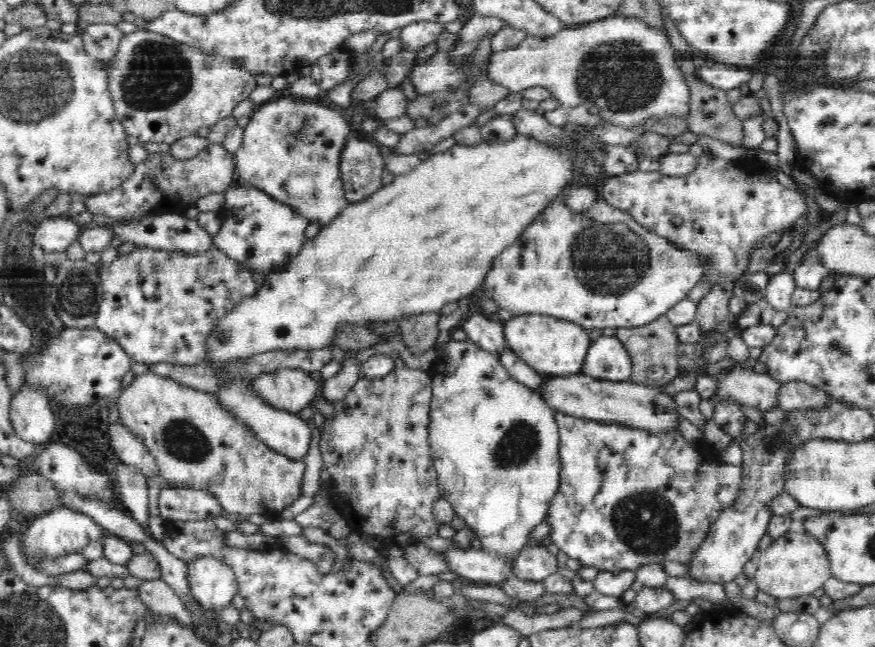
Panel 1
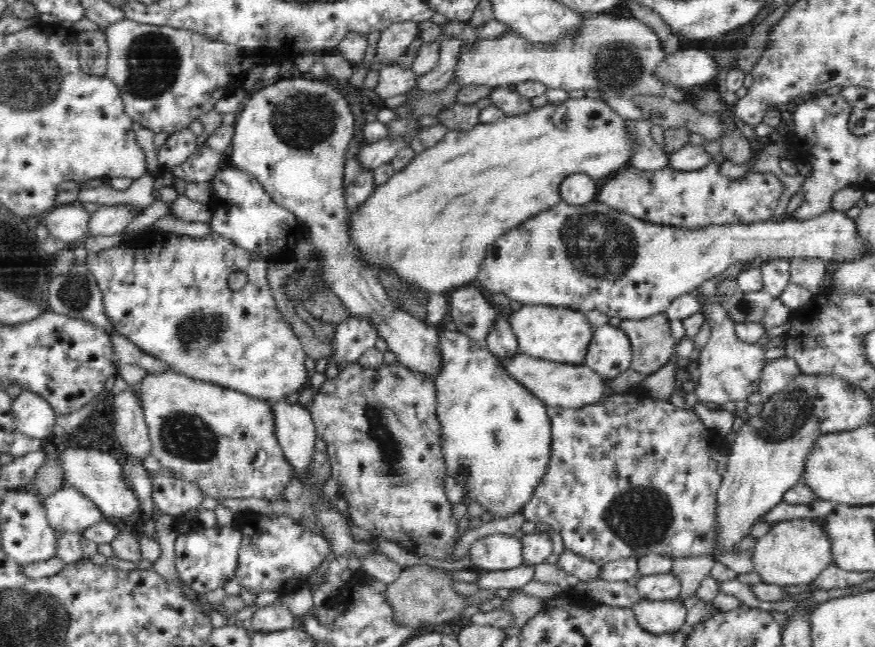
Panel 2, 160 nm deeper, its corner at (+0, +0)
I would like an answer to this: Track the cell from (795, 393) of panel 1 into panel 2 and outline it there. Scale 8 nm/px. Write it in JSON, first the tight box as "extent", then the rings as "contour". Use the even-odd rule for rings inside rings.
{"extent":[759,358,801,400],"contour":[[[776,358],[765,362],[760,375],[760,390],[759,393],[766,400],[774,394],[786,391],[788,382],[792,382],[791,378],[799,375],[801,370],[798,365],[787,358]]]}

